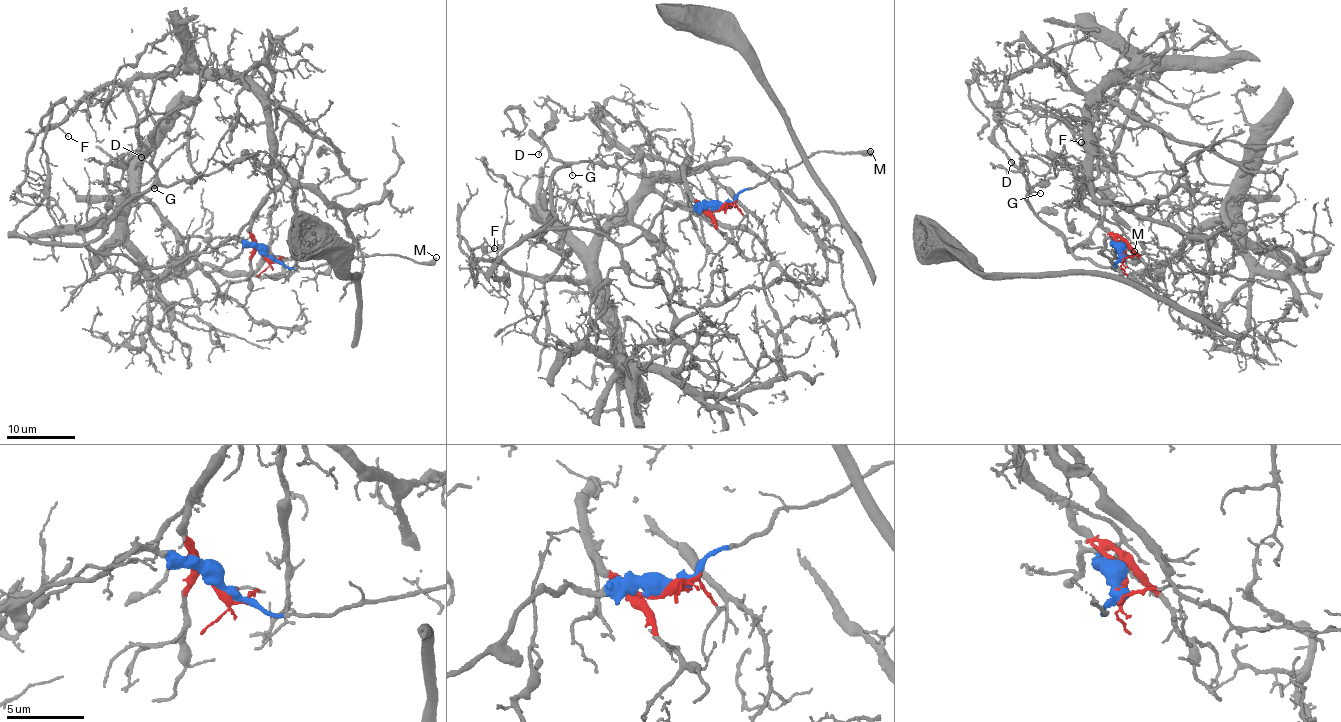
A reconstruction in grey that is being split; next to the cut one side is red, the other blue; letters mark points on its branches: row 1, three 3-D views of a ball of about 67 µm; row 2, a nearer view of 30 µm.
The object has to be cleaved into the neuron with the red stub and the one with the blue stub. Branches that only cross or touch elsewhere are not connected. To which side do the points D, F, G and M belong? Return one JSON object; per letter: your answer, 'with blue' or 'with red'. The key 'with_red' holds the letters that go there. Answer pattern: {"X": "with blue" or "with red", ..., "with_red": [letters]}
{"D": "with blue", "F": "with red", "G": "with blue", "M": "with blue", "with_red": ["F"]}

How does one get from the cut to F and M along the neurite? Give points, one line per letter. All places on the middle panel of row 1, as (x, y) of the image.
F: (722, 206), (692, 197), (685, 159), (603, 235), (584, 279), (509, 271), (486, 261), (494, 249)
M: (723, 205), (742, 191), (761, 184), (775, 171), (799, 164), (821, 151), (870, 152)

